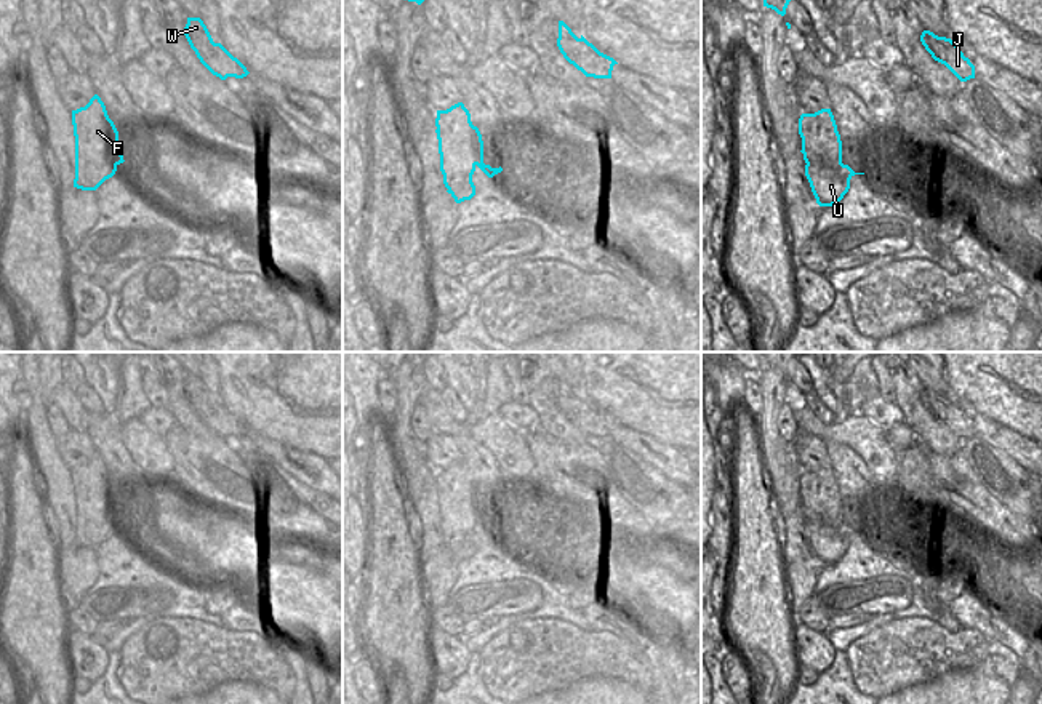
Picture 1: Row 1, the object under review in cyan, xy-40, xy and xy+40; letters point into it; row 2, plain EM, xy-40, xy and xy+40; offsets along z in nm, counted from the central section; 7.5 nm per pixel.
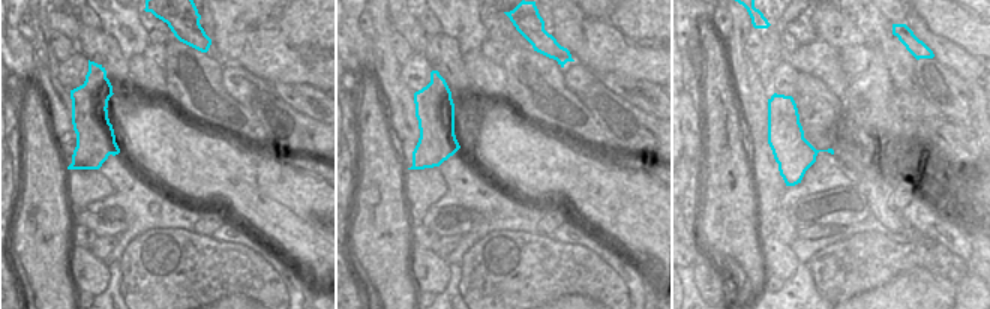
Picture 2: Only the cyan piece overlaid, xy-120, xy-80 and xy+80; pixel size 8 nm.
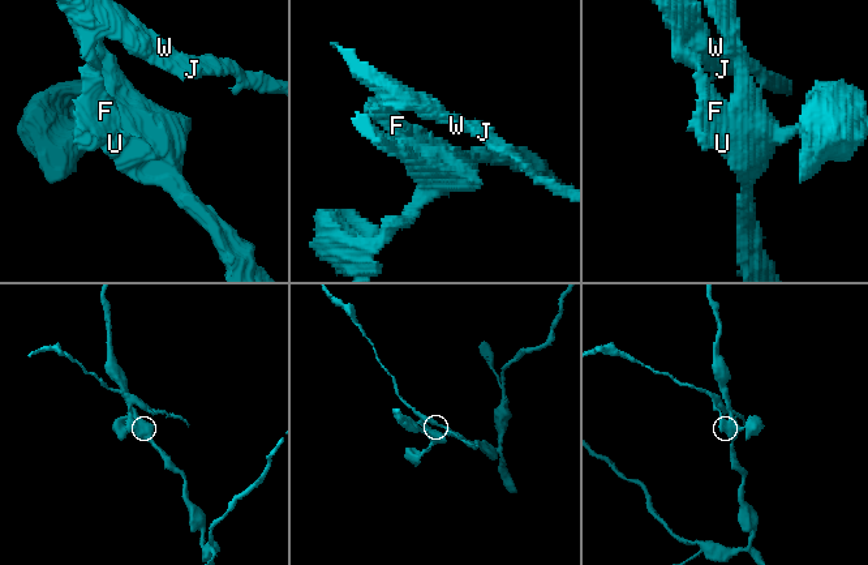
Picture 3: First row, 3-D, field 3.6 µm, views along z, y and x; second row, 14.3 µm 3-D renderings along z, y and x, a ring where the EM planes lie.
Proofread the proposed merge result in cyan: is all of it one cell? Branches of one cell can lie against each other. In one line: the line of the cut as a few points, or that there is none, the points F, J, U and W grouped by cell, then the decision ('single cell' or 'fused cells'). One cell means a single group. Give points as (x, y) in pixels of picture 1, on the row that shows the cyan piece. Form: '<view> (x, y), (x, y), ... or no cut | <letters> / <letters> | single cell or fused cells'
xy+40 (841, 154), (828, 154), (818, 164), (807, 165) | F J W / U | fused cells

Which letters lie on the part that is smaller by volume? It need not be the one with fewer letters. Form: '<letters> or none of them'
F, J, W

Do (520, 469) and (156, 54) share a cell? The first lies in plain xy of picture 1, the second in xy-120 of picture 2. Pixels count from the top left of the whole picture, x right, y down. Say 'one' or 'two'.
two

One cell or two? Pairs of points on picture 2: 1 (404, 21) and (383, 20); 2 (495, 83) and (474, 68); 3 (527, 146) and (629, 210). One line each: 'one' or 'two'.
1: two
2: one
3: one

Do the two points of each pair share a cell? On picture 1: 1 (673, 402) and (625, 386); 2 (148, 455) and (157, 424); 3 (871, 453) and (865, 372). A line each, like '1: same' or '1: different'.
1: same
2: different
3: different

